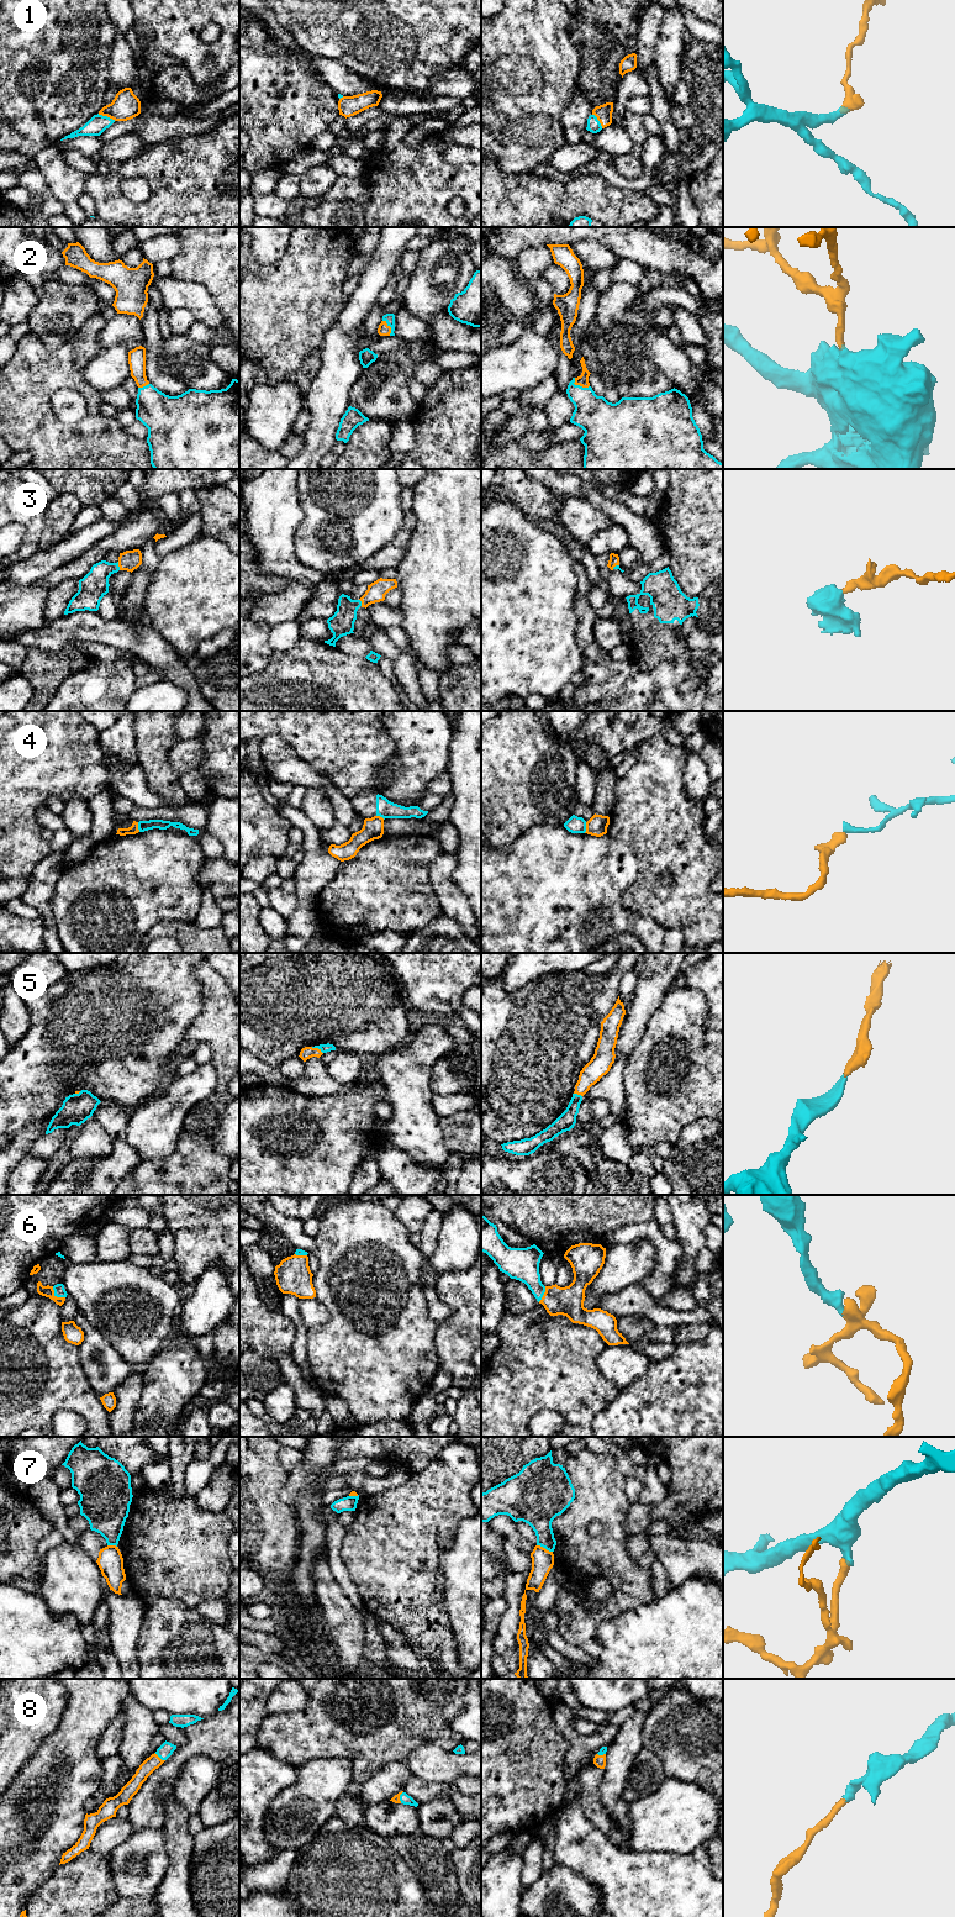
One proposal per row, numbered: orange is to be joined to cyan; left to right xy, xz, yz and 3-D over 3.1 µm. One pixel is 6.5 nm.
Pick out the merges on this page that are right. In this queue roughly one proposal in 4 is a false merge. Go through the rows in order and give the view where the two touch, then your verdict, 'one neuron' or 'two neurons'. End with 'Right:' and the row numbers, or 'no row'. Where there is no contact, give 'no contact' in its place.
1: meets cyan in xy; one neuron
2: meets cyan in yz; one neuron
3: meets cyan in xy; one neuron
4: meets cyan in yz; two neurons
5: meets cyan in xz; one neuron
6: meets cyan in xy; one neuron
7: meets cyan in yz; two neurons
8: meets cyan in xy; one neuron
Right: 1, 2, 3, 5, 6, 8

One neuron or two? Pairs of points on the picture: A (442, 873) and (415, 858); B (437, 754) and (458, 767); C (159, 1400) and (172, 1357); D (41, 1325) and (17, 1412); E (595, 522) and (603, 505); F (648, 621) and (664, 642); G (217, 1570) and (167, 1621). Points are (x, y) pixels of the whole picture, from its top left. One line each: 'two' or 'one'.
A: two
B: two
C: one
D: one
E: two
F: one
G: two

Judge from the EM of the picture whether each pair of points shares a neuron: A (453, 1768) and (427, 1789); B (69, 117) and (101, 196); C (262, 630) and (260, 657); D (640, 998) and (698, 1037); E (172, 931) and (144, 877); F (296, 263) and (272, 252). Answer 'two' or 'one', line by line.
A: two
B: two
C: one
D: two
E: two
F: two

